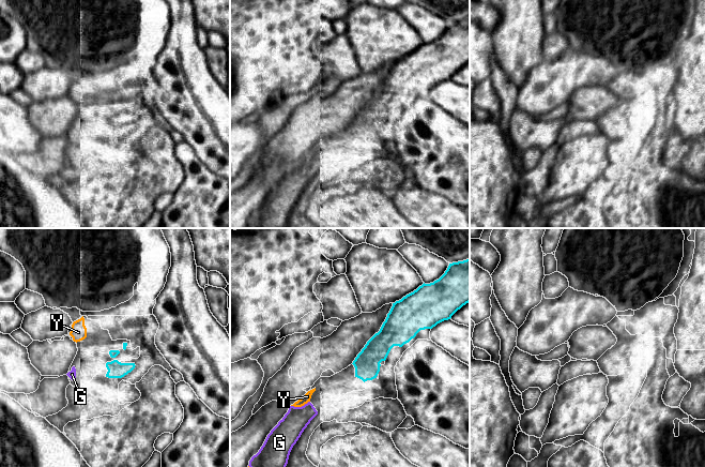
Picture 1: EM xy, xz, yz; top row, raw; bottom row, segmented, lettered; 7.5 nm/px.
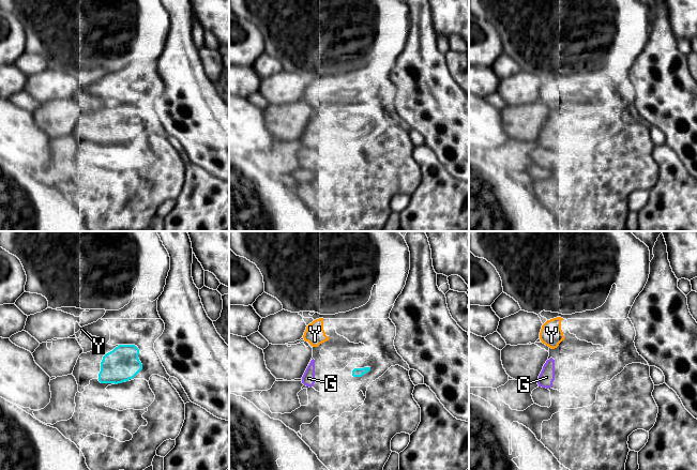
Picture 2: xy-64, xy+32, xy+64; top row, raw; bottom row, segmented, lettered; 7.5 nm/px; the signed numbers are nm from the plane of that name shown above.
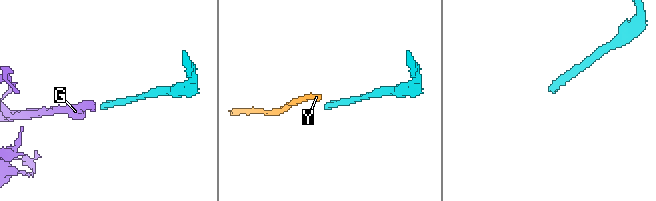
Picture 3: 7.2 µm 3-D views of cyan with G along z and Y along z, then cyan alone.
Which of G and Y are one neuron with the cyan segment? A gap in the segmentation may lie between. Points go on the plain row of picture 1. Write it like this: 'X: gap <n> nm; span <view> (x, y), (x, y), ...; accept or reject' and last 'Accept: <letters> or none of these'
G: gap 240 nm; span xy (106, 134), (75, 134); accept
Y: gap 200 nm; span xy (109, 111), (86, 96); reject
Accept: G

